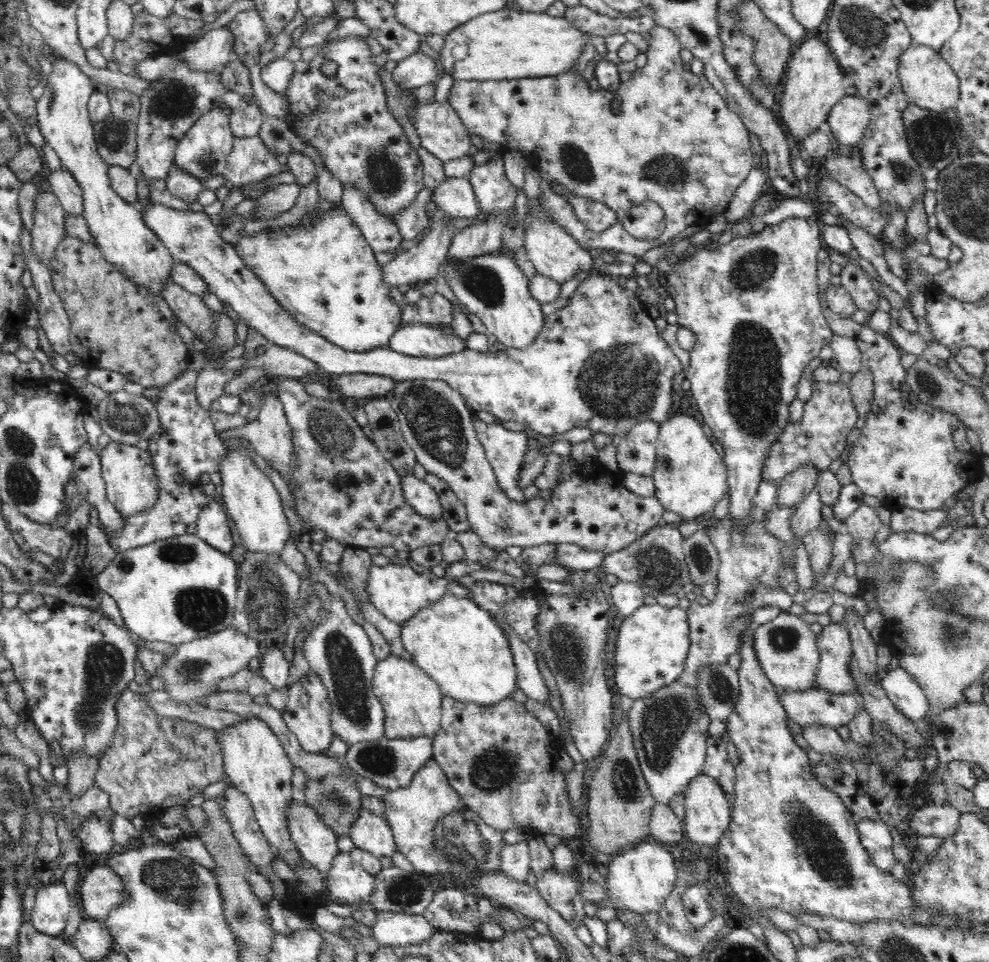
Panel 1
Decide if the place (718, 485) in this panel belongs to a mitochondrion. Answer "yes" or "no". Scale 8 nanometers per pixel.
no

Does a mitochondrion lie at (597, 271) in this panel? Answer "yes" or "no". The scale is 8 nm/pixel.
no

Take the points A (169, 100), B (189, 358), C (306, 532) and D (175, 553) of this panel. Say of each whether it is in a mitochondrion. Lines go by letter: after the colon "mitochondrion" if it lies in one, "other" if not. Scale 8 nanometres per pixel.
A: mitochondrion
B: other
C: other
D: mitochondrion

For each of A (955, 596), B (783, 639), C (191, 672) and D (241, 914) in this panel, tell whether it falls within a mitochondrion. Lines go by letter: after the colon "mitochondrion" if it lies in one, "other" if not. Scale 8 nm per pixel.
A: mitochondrion
B: mitochondrion
C: mitochondrion
D: mitochondrion

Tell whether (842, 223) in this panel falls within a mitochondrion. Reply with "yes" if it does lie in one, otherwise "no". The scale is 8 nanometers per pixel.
no

